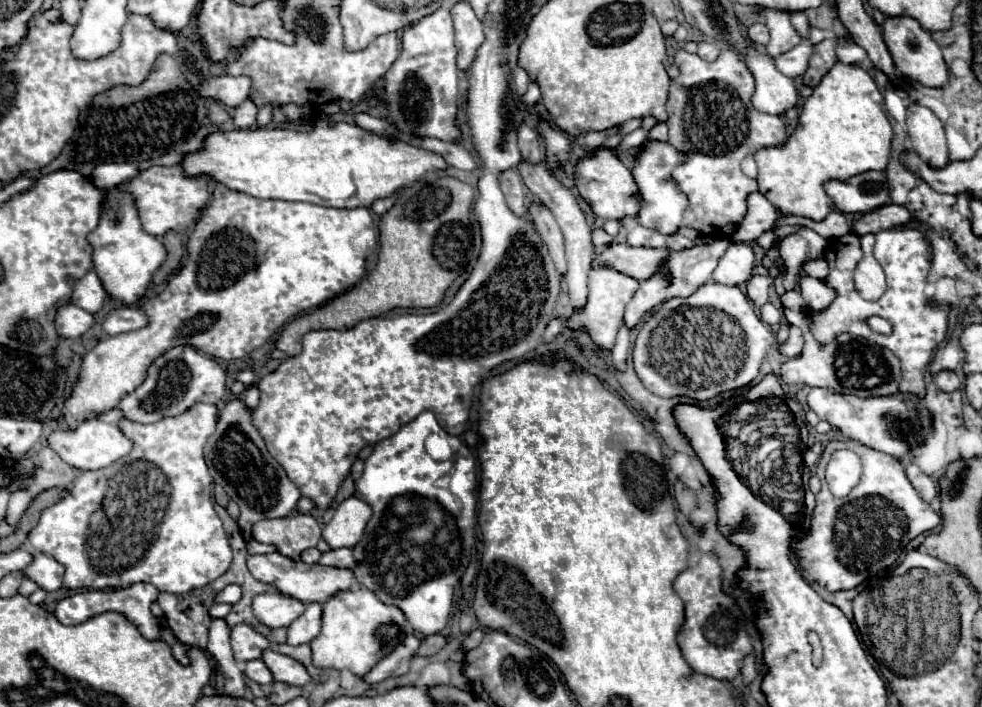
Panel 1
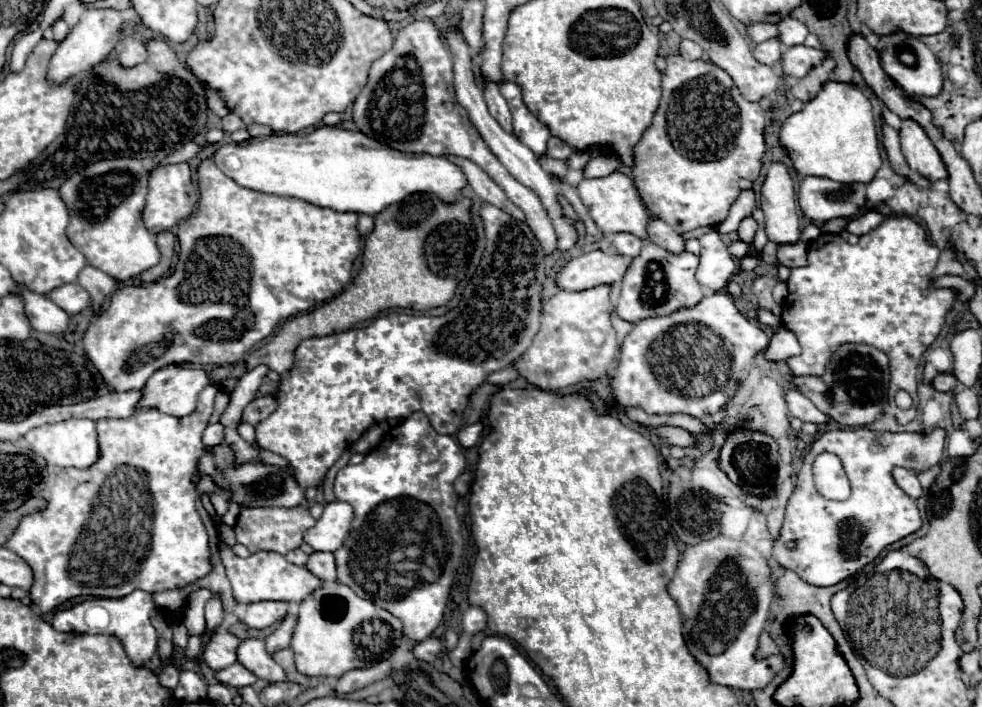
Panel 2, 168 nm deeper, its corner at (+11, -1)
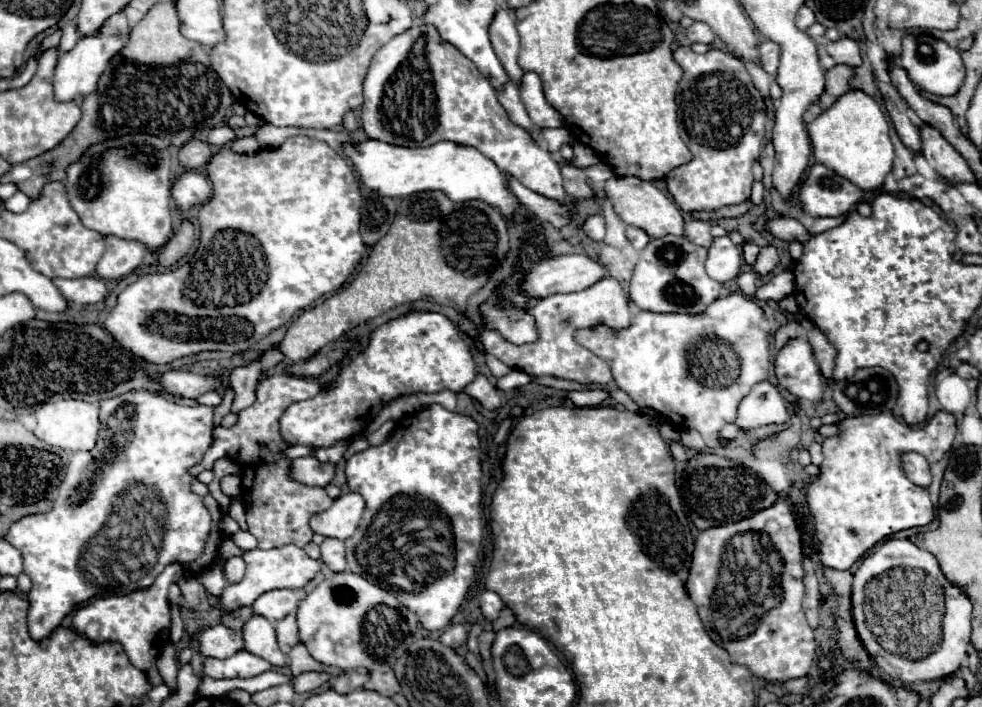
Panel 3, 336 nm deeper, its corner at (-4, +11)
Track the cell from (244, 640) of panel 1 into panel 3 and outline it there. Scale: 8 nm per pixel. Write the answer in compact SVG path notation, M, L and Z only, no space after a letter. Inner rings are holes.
M223 624L203 628L191 634L191 642L197 646L197 650L203 656L213 656L213 658L229 658L235 652L243 650L241 632L235 632Z

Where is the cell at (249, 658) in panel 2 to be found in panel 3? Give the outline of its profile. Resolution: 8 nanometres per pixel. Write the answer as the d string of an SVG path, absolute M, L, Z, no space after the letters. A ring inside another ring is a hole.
M253 614L245 622L241 634L243 634L243 640L245 640L247 652L265 658L273 666L285 666L287 656L279 650L277 638L275 638L275 626L269 620Z

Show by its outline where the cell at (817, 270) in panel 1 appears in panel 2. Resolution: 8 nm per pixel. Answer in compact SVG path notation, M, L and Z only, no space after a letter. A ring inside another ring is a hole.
M796 242L796 244L782 244L778 246L778 260L782 266L788 268L798 268L798 266L806 266L808 264L808 256L806 256L806 244L804 242Z

